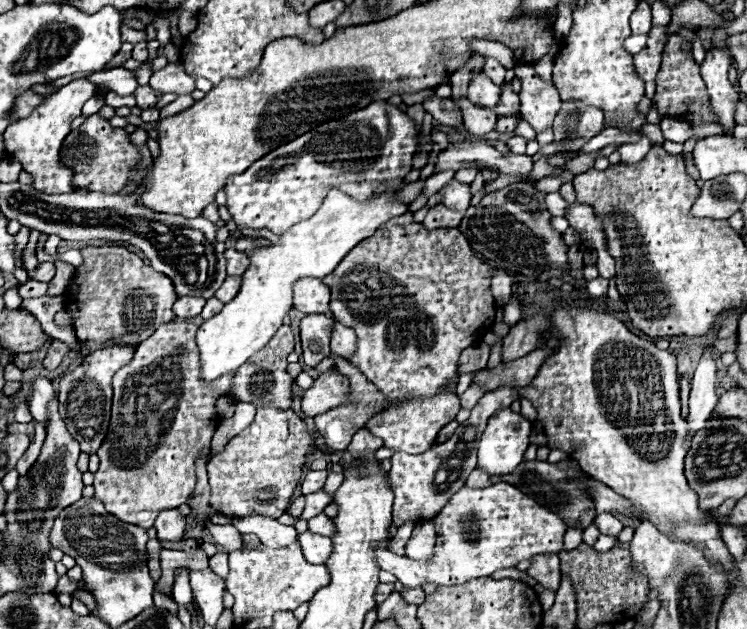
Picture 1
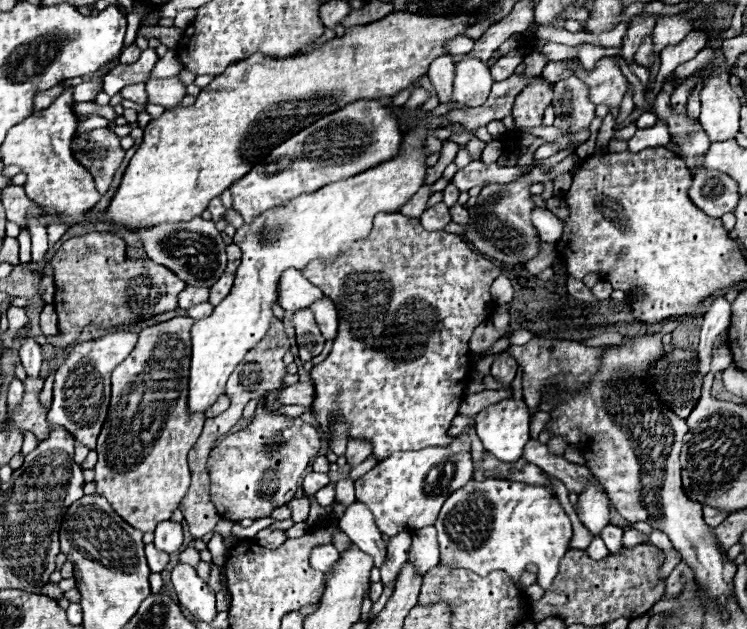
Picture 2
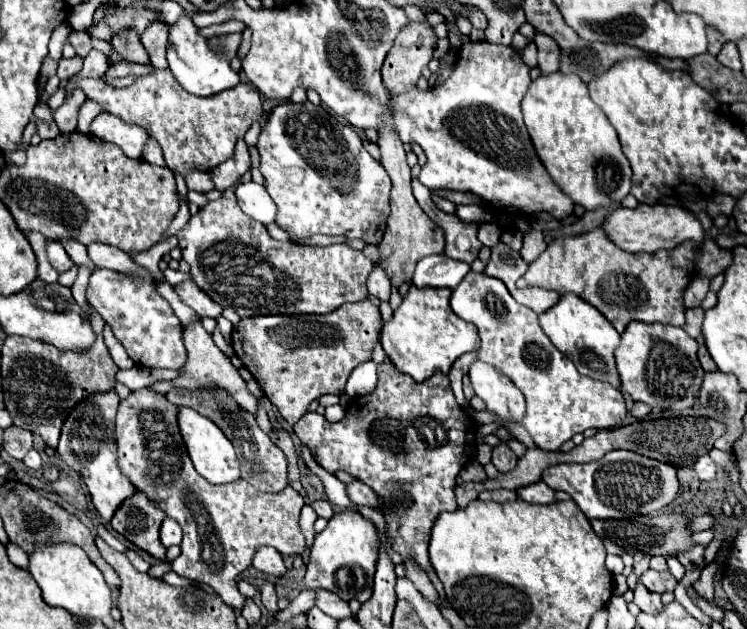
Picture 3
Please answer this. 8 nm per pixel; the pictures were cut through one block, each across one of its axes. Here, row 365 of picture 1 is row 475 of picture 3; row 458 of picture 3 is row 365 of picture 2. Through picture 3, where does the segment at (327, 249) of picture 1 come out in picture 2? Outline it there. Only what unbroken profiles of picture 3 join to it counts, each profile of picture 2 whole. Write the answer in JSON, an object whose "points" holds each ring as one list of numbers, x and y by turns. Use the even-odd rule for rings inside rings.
{"points":[[414,126,404,134,404,142,400,146,400,154,394,160,388,160,380,166,374,166,372,170,360,172,348,180,340,180,334,184,328,184,320,188,316,194,302,194,300,198,292,200,290,204,282,208,272,208,260,214,252,224,244,224,234,234,234,244,242,248,242,264,236,270,234,286,220,302,214,312,204,318,196,320,192,326,192,366,190,366,190,410,192,412,206,412,220,394,224,394,224,386,228,376,234,372,234,368,244,360,246,352,256,348,256,344,266,336,270,322,274,318,272,308,278,304,278,278,284,270,304,270,308,262,322,260,332,262,340,254,344,254,348,248,352,248,354,242,362,240,372,230,372,220,378,212,400,212,402,206,418,192,418,188,424,184,426,176,426,152,424,152,424,138,428,136,428,130,424,126]]}

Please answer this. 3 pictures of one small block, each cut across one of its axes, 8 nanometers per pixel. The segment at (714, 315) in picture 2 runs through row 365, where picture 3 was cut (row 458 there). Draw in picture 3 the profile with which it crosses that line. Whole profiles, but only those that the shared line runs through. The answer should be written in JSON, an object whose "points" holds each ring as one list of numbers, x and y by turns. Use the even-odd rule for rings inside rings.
{"points":[[704,454,704,456,698,458,698,462,694,464,694,470,696,470,696,474,698,474,700,480,708,482,708,480,716,478,716,464,712,462,712,458,708,454]]}

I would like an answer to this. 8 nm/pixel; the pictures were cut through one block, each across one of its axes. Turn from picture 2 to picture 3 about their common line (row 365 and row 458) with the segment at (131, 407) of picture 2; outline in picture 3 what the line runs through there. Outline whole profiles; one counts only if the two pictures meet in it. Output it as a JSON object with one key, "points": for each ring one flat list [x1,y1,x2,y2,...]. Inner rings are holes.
{"points":[[152,388,130,392,118,408,116,442,120,468,136,490,156,502,184,530,182,554,172,560,172,570,178,576,208,584,228,606,242,608,244,596,236,588,236,576,250,566,258,546,274,546,280,554,304,552,304,536,298,528,304,498,290,486,280,494,268,494,256,490,246,480,220,486,206,482,194,470,186,452,178,428,178,408,164,394]]}

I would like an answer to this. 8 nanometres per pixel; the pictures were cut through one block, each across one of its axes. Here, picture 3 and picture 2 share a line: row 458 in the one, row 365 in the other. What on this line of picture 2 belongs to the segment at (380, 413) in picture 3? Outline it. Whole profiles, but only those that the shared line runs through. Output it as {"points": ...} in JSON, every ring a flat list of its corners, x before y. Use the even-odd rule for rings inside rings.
{"points":[[380,212,374,218,372,232,364,240,356,242,348,252,344,252,340,258,336,258,330,264,310,262,310,266,302,274,312,284,316,284,318,288,322,288,322,292,336,304,338,316,340,316,340,330,338,330,338,338,334,340,334,348,332,348,330,356,322,364,318,364,318,366,314,366,310,370,310,376,312,376,314,386,316,386,316,400,314,400,312,408,314,408,316,420,320,422,320,428,326,432,328,430,328,420,332,416,342,416,348,422,348,426,350,426,350,438,368,440,374,446,374,456,378,456,378,460,384,460,384,458,388,458,394,452,422,450,426,446,448,446,454,440,454,438,448,436,448,426,450,426,452,418,458,414,458,406,464,400,466,382,468,382,468,374,470,374,468,342,470,342,470,336,472,336,474,328,480,326,480,322,484,322,490,316,490,312,492,312,490,310,492,308,490,286,500,276,500,268,496,268,490,260,482,258,480,254,474,254,458,234,448,234,444,230,428,232,428,230,424,230,420,226,420,220,418,218,410,218,410,216,402,216,402,214,386,214,386,212]]}

